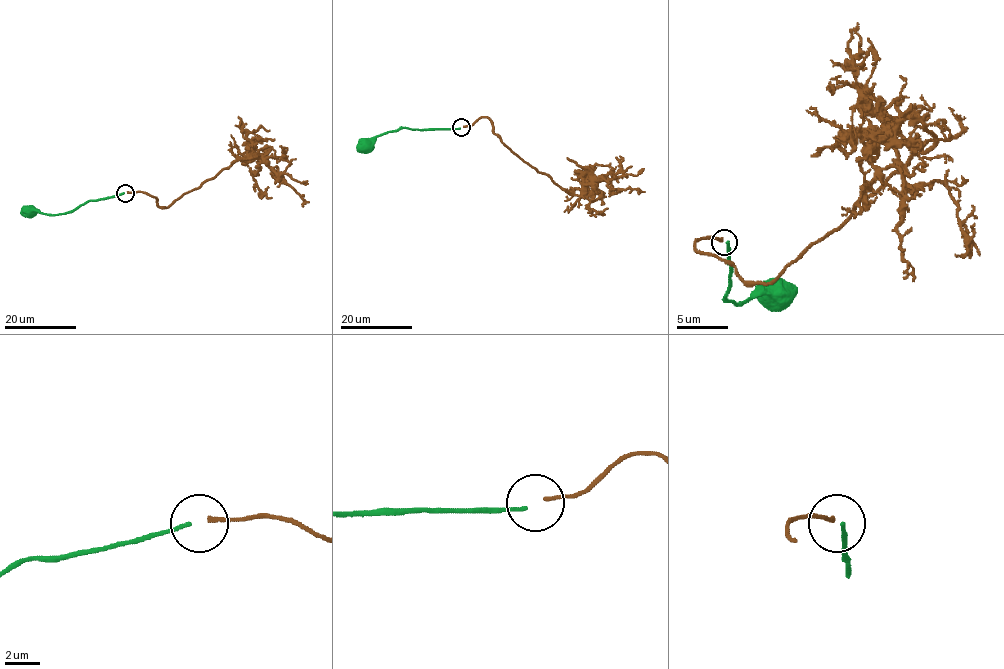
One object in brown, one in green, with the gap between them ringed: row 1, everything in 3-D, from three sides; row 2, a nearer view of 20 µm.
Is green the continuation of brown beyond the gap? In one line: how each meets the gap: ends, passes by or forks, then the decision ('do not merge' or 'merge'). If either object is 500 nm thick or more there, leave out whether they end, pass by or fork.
brown ends; green ends; merge

